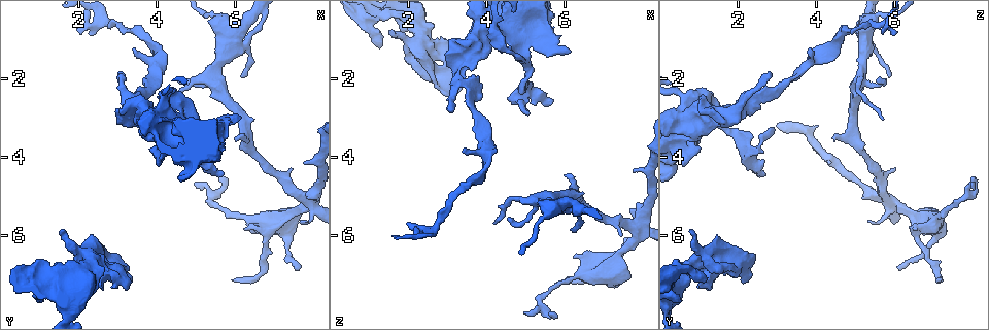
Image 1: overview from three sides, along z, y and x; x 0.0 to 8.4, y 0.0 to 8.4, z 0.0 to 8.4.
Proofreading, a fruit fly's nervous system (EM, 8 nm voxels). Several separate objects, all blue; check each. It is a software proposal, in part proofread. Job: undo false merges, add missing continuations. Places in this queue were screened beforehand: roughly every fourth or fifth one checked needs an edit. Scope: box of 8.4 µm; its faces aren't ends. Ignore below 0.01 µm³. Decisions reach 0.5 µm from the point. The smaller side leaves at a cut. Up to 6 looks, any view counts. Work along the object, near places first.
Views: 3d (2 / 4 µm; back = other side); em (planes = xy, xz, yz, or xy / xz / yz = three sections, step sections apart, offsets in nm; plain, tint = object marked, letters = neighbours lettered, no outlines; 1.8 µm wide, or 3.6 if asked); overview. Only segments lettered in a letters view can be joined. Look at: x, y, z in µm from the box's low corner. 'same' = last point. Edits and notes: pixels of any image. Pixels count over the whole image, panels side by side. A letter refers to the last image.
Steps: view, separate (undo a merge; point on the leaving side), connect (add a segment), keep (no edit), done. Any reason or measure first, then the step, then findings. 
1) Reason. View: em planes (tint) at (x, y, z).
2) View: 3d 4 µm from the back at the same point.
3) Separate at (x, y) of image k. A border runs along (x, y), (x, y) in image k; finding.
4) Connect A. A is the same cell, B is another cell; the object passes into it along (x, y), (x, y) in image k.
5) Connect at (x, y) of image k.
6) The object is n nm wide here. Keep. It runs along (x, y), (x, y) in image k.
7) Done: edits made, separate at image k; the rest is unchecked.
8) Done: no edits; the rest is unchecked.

Tapers out. View: em xy step 4 (letters) at (4.95, 4.70, 7.95).

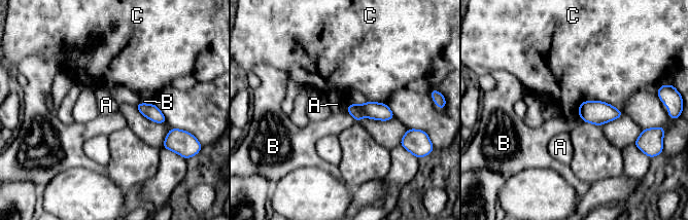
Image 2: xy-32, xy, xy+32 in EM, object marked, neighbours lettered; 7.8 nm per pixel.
Keep. A, B and C are other cells; a border runs along (348, 104), (345, 111) in image 2; no lettered segment goes on from it.

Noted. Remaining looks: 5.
Calibre changes. View: 3d 4 µm from the back at (7.85, 5.05, 5.90).

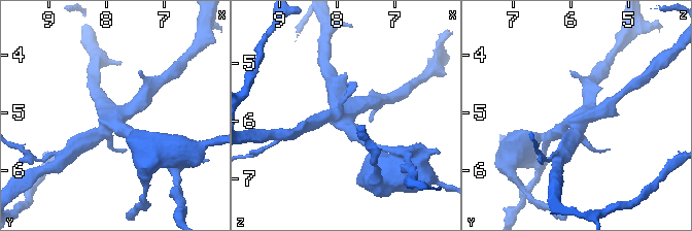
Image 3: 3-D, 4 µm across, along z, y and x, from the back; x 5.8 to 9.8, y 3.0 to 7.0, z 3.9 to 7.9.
Need the tissue. View: em planes (letters) at (7.85, 5.10, 5.85).

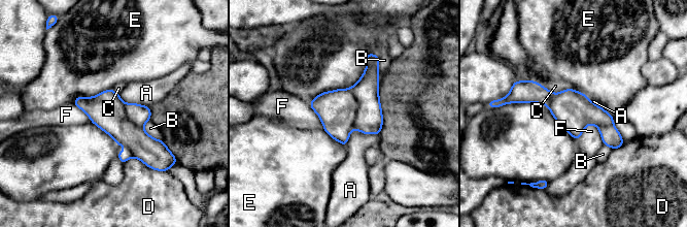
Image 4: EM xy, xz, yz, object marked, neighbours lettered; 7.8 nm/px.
The object is 300 nm wide here. Separate at (369, 120) of image 4. A, B, C, D, E and F are other cells; the part that leaves runs along (370, 57), (370, 122), (377, 131) in image 4; two cells meet here.

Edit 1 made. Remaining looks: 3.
Free end. View: em planes (letters) at (7.65, 6.80, 6.10).

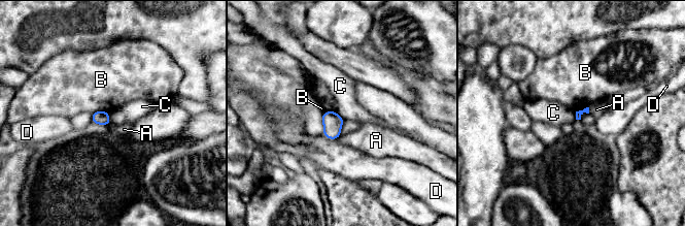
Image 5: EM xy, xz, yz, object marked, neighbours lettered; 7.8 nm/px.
The longest contact is with D, 140 nm. Keep. A, B, C and D are other cells; none of them fits.

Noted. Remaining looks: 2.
Done: edits made, separate at image 4; the rest is unchecked.

